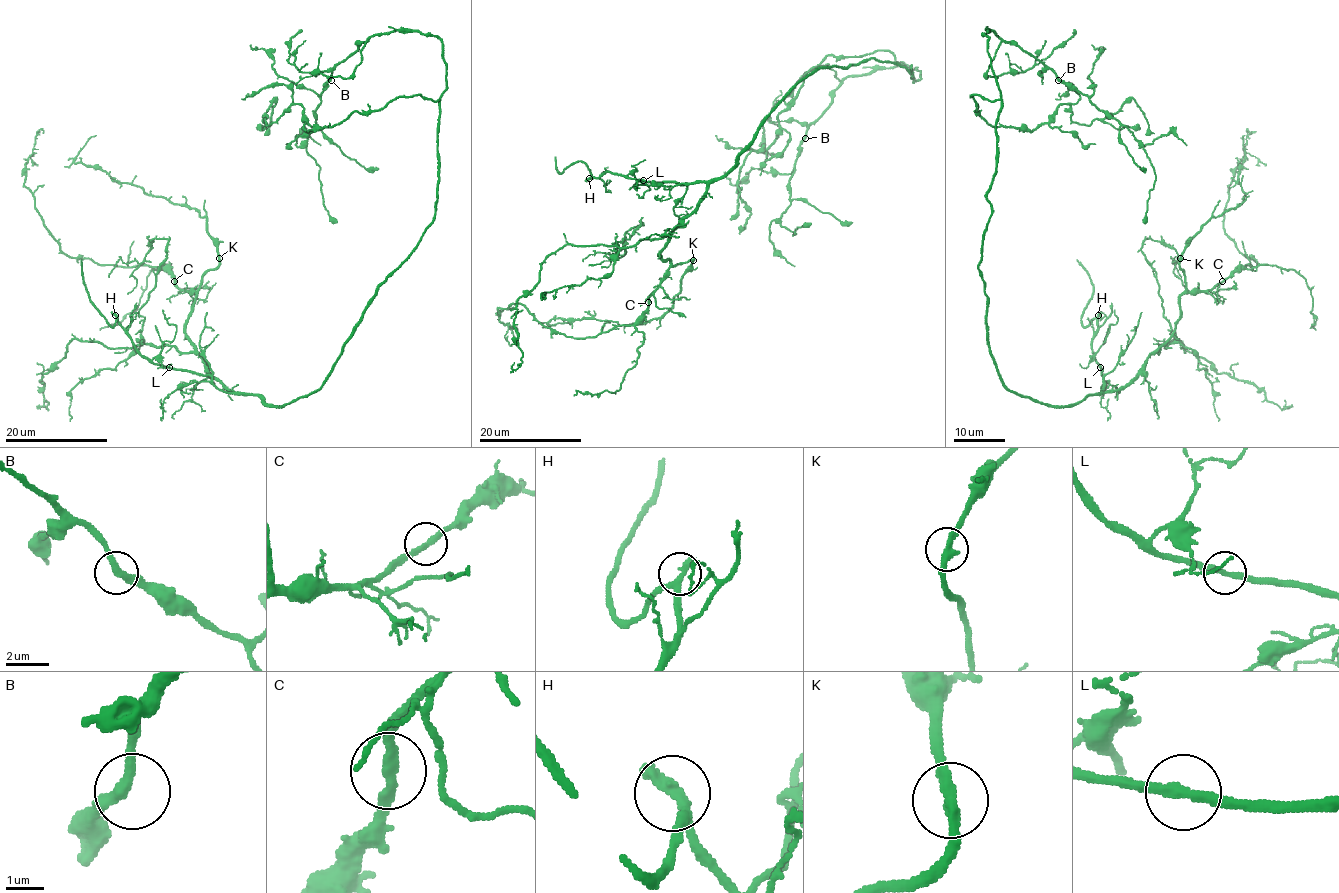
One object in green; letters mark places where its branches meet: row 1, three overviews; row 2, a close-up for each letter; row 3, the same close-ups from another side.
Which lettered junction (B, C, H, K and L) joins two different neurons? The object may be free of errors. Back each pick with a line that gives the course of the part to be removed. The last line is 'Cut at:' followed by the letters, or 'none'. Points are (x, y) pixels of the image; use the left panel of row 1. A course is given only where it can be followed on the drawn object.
Cut at: none

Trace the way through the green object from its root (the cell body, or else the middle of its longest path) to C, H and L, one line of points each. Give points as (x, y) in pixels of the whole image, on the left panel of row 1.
C: (350, 333), (316, 391), (269, 406), (209, 373), (185, 332), (196, 294), (175, 281)
H: (350, 333), (316, 391), (284, 406), (269, 406), (255, 395), (223, 392), (209, 375), (150, 363), (115, 316)
L: (350, 333), (327, 379), (316, 391), (284, 406), (269, 406), (255, 395), (223, 392), (209, 375), (170, 368)

